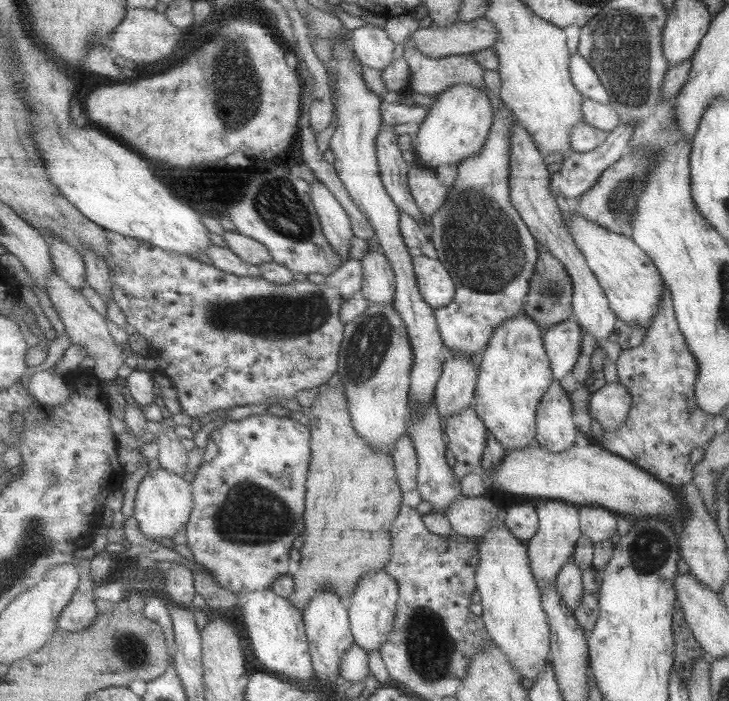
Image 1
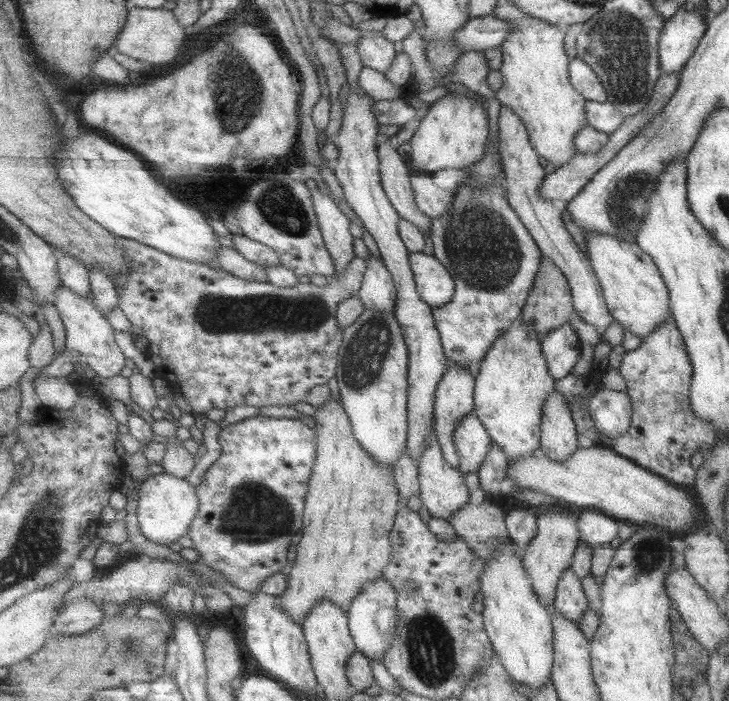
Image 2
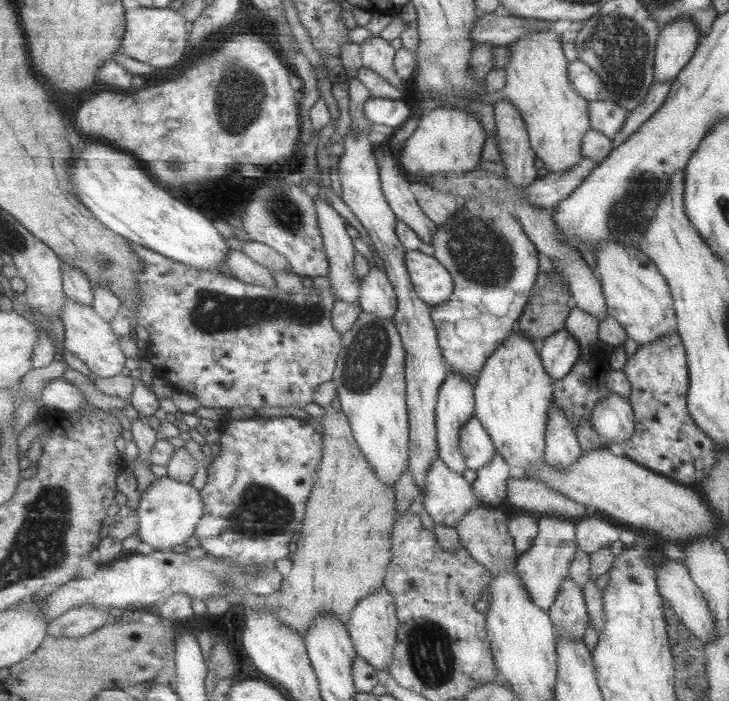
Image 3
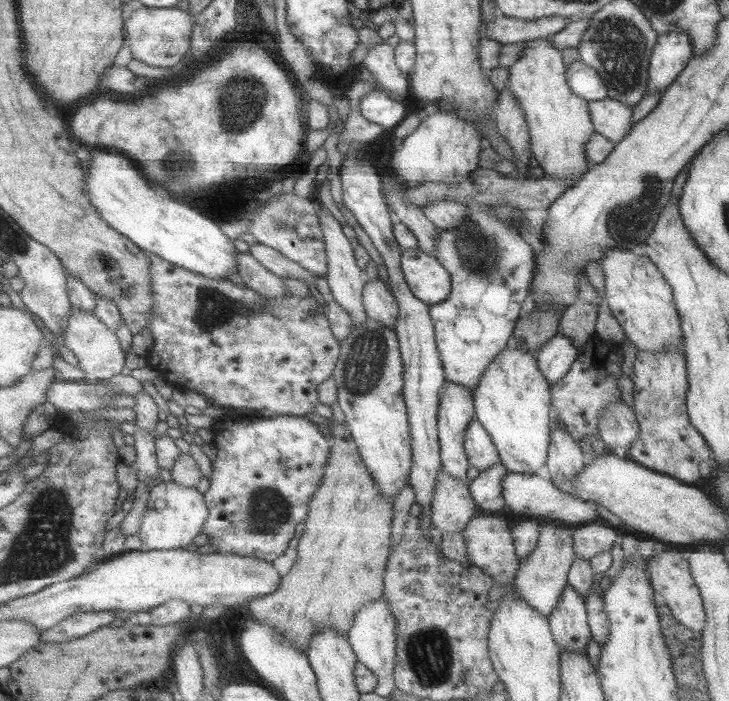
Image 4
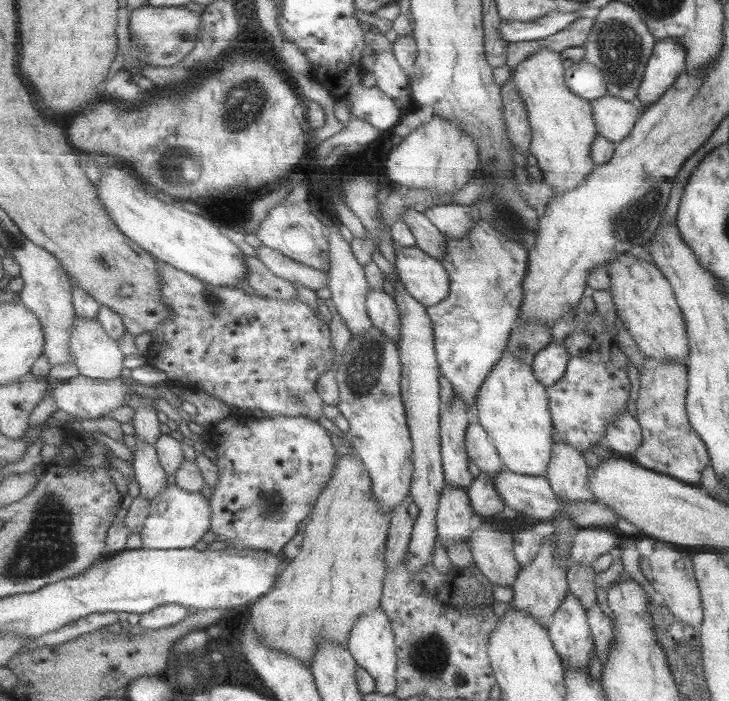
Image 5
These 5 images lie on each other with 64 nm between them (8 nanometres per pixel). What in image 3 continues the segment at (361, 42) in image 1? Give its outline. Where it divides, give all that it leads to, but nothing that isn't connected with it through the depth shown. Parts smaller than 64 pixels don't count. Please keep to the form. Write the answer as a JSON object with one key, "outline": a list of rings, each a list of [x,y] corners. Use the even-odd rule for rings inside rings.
{"outline":[[[375,36],[365,41],[362,46],[365,67],[381,73],[385,79],[389,79],[389,82],[397,85],[397,87],[406,84],[403,78],[399,78],[399,74],[395,70],[397,50],[391,46],[389,40]]]}

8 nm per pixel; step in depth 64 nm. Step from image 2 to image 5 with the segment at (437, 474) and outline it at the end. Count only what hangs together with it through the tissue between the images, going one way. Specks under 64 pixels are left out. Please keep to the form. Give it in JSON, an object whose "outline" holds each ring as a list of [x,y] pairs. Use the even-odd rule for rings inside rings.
{"outline":[[[447,483],[441,495],[439,514],[437,515],[438,536],[445,548],[451,543],[469,542],[471,533],[483,522],[479,517],[469,491],[463,487],[457,487],[453,483]]]}

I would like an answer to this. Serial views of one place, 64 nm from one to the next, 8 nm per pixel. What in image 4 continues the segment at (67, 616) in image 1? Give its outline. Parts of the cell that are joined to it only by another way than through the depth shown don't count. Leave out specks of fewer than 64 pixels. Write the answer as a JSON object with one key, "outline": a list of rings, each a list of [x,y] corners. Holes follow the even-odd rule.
{"outline":[[[81,611],[78,614],[65,618],[65,620],[55,625],[55,627],[43,631],[41,642],[60,643],[76,638],[83,638],[83,636],[87,636],[101,627],[111,624],[115,619],[113,611]]]}

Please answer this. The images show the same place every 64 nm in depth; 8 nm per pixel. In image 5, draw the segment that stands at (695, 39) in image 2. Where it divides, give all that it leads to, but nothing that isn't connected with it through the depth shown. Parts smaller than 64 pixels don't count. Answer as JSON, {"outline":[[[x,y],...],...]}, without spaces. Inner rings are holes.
{"outline":[[[669,37],[656,40],[635,94],[637,106],[647,108],[653,104],[684,71],[683,68],[685,47]]]}

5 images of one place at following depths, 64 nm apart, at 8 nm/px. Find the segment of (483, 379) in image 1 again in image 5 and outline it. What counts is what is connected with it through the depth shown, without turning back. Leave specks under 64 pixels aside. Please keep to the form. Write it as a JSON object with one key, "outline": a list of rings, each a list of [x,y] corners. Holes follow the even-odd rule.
{"outline":[[[504,356],[487,376],[477,398],[479,422],[494,439],[504,467],[525,476],[544,476],[552,458],[553,430],[547,387],[538,382],[531,365]]]}

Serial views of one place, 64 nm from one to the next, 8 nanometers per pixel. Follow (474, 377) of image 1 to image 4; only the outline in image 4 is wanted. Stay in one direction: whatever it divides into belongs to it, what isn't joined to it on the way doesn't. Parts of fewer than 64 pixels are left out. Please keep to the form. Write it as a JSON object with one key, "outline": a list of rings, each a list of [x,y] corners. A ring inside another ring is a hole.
{"outline":[[[449,382],[443,391],[440,412],[439,412],[439,432],[441,440],[442,464],[448,474],[460,480],[468,480],[467,472],[470,466],[468,453],[465,448],[466,432],[469,424],[473,421],[473,414],[476,414],[476,397],[469,387],[463,387],[455,382]]]}

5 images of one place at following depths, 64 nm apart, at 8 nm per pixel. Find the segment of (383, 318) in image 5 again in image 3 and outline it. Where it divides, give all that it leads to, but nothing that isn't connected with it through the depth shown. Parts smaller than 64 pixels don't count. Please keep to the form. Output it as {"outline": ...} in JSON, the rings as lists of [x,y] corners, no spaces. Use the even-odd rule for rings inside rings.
{"outline":[[[372,264],[369,274],[361,282],[361,305],[366,313],[385,319],[396,318],[399,310],[397,291],[386,270],[379,270]]]}

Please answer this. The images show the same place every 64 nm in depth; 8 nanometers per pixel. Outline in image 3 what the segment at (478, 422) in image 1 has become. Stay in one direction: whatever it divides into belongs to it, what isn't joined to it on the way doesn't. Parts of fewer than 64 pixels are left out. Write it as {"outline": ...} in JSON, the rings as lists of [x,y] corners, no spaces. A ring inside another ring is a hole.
{"outline":[[[476,415],[461,429],[461,450],[467,460],[467,469],[477,472],[497,455],[492,436]]]}

